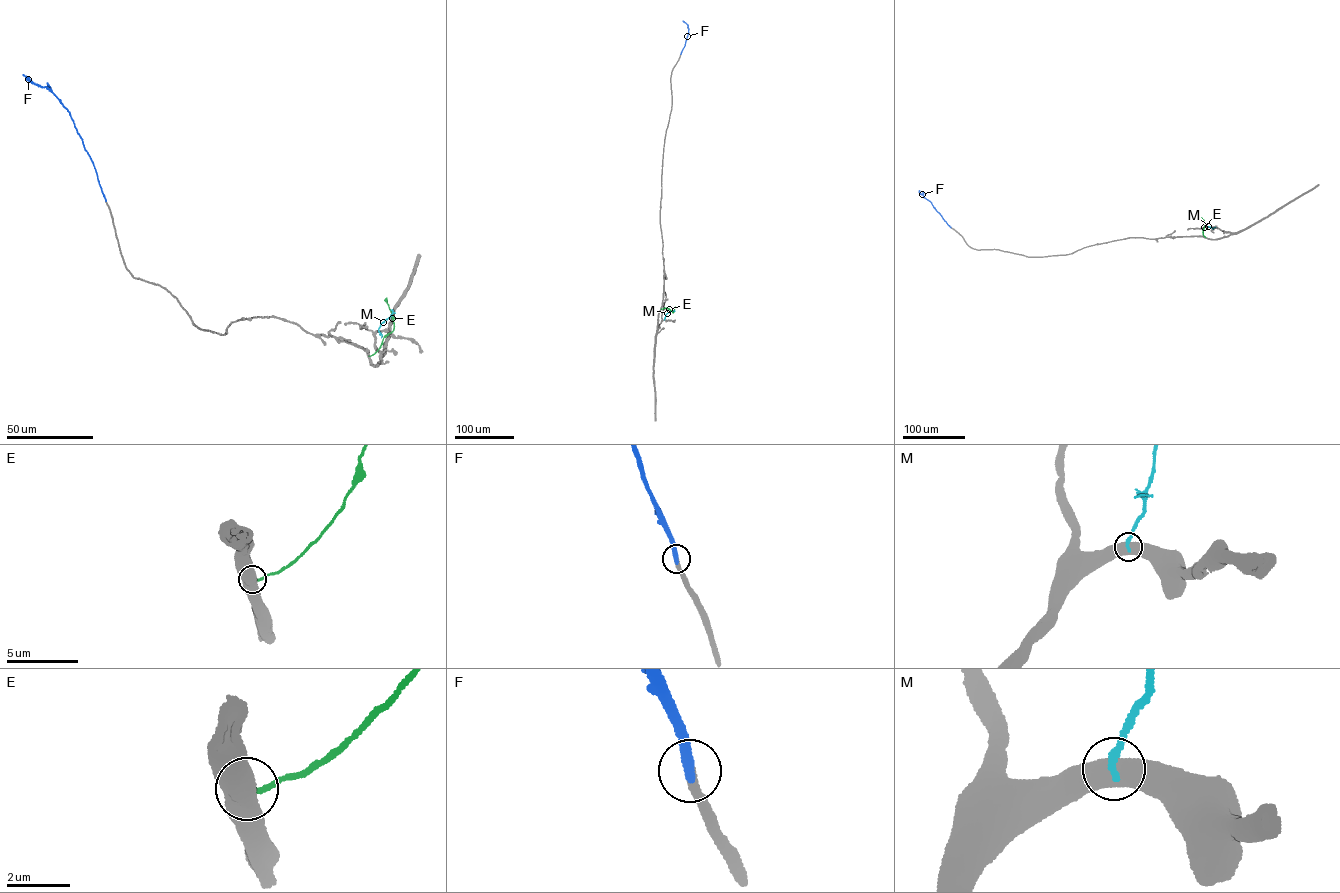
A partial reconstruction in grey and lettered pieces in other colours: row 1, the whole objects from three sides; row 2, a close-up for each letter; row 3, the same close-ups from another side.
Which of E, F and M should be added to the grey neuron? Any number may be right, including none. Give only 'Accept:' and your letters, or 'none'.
Accept: F

